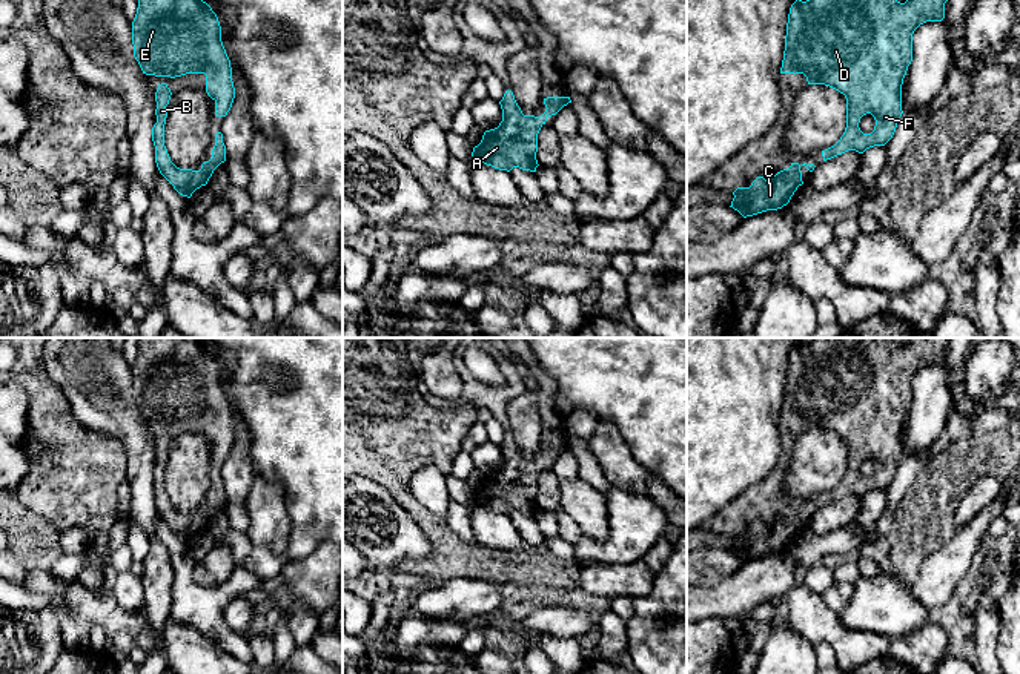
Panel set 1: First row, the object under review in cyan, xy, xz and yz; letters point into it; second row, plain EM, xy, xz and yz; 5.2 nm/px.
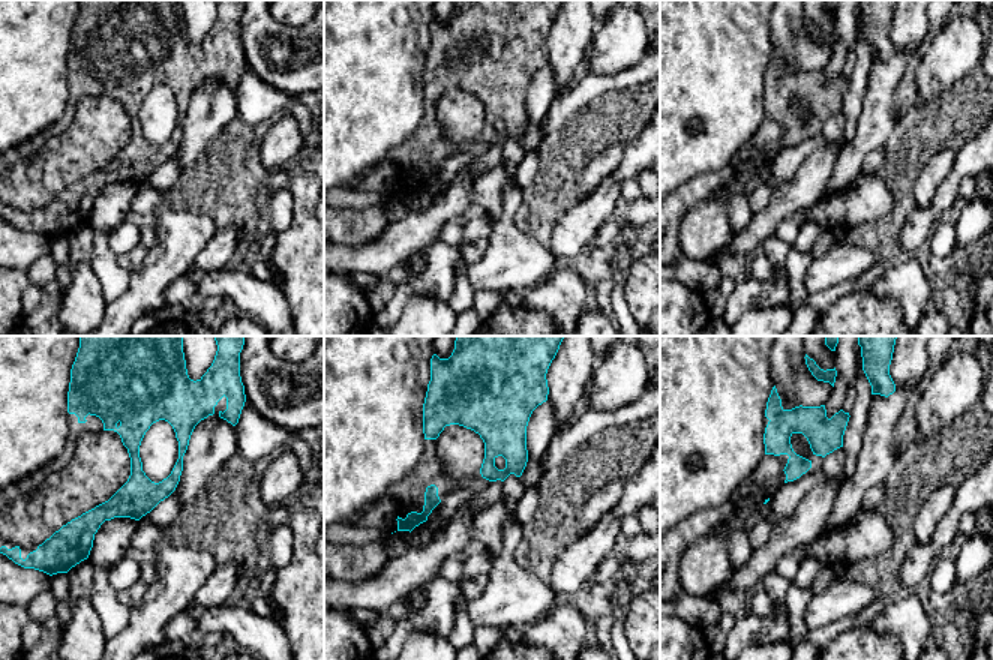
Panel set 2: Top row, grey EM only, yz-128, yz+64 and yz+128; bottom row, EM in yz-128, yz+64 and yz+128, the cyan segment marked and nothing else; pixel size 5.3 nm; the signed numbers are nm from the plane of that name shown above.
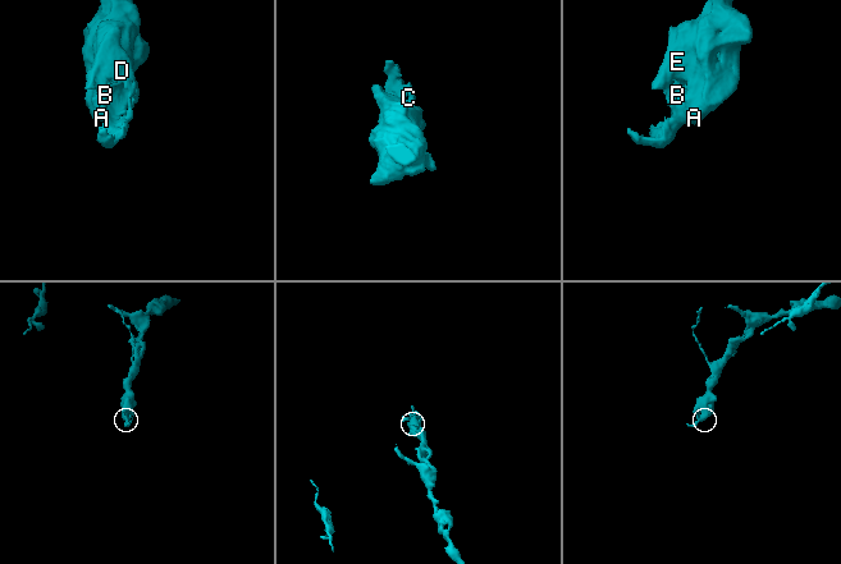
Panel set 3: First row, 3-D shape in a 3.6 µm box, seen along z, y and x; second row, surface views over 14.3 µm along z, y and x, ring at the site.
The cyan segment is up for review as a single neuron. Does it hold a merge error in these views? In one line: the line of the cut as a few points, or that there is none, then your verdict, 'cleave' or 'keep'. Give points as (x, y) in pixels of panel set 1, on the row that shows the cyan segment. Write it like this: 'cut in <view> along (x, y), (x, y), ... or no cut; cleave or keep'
no cut; keep

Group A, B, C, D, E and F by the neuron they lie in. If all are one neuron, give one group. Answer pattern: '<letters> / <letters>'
A B C D E F

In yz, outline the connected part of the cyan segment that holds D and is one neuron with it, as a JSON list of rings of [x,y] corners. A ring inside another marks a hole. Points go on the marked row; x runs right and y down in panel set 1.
[[[796,0],[788,14],[780,74],[803,74],[808,84],[830,86],[846,98],[846,127],[840,140],[822,150],[823,161],[848,150],[863,154],[885,146],[902,111],[902,84],[912,61],[912,34],[926,21],[945,18],[948,0]],[[871,114],[874,131],[863,134],[860,118]]]

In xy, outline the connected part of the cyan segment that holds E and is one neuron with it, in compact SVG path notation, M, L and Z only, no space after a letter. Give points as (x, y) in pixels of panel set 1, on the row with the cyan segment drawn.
M138 0L132 45L146 75L204 74L215 115L227 115L235 98L232 68L218 17L206 2Z

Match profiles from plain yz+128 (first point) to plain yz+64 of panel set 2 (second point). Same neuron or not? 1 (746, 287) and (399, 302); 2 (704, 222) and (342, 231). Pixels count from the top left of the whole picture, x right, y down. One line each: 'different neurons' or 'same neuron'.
1: same neuron
2: same neuron

